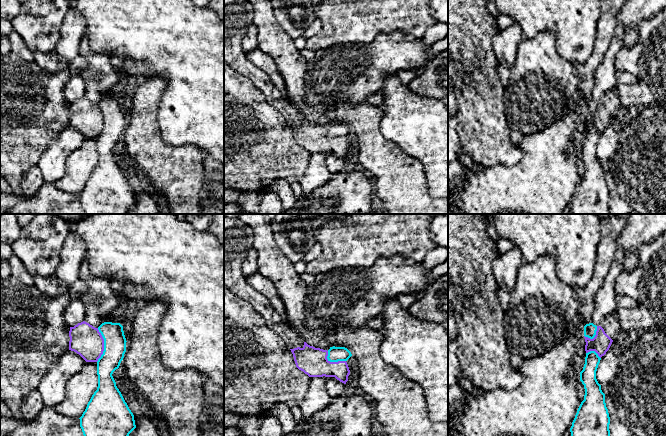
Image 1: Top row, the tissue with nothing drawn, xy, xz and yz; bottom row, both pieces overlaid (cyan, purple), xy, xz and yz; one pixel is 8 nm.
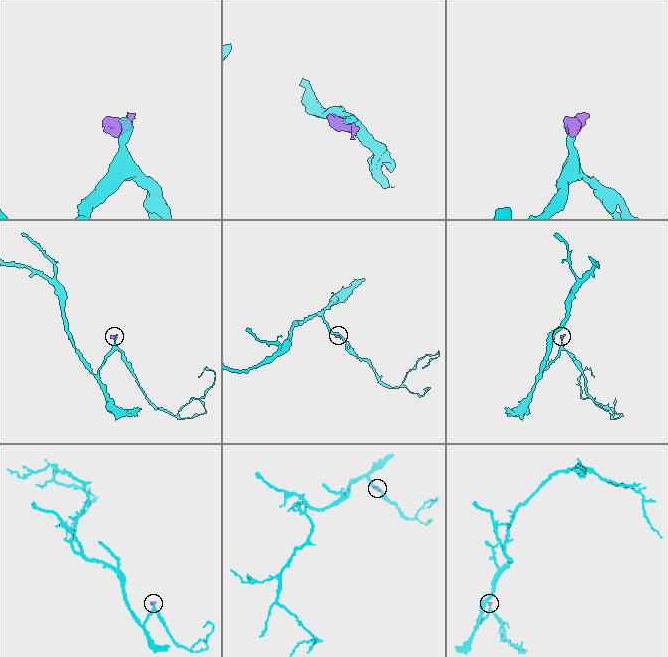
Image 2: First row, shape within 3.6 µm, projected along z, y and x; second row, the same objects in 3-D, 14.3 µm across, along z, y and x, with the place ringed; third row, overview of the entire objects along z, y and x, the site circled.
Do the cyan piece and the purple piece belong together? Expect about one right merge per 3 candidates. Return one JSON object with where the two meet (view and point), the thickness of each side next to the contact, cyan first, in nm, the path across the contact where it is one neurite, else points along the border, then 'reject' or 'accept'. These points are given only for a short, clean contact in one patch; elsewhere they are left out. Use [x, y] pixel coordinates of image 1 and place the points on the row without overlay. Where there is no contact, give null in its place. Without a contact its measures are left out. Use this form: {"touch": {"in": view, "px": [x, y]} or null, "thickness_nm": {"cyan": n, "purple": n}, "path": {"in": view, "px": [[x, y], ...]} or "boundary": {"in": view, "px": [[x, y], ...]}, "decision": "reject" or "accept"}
{"touch": {"in": "xy", "px": [104, 121]}, "thickness_nm": {"cyan": 180, "purple": 260}, "boundary": {"in": "xy", "px": [[98, 104], [103, 115], [103, 129], [96, 137]]}, "decision": "reject"}

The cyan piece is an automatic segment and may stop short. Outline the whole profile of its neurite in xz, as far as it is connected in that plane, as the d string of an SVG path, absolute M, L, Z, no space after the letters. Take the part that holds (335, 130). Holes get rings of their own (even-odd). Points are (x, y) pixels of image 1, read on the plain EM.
M330 123L327 135L330 138L347 137L352 132L351 128L345 123Z

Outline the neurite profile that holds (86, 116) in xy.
M83 97L69 107L69 126L79 130L86 138L97 138L104 127L104 115L98 104Z

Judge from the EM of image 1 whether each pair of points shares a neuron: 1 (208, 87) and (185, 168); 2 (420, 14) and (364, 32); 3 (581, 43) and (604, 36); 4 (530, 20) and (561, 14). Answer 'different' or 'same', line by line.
1: different
2: same
3: different
4: same

